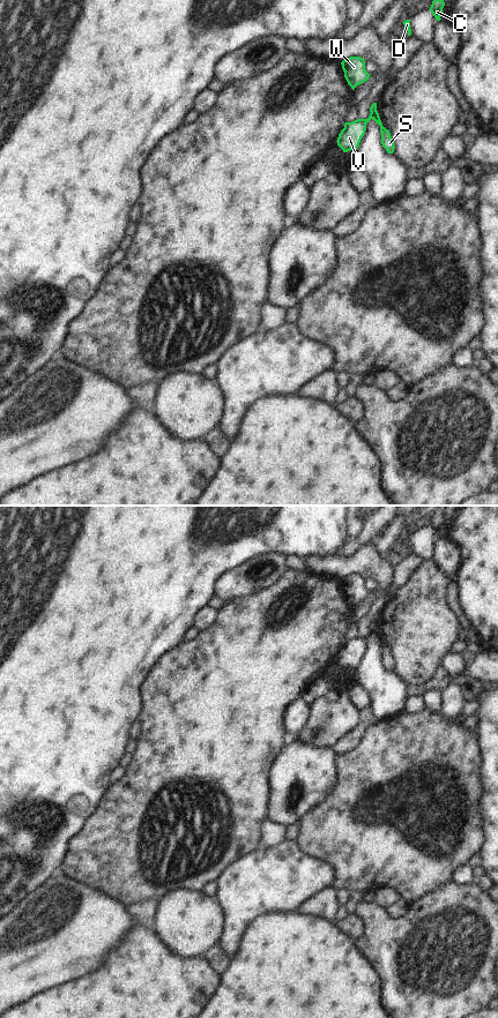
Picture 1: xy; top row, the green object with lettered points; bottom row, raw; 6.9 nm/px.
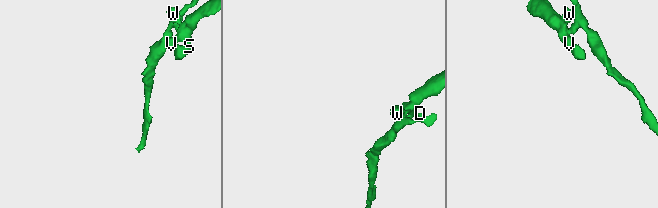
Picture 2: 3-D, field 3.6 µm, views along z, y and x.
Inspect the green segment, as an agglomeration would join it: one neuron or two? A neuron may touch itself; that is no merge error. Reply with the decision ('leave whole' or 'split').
split

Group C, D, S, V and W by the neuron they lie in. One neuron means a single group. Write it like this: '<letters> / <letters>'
C D / S V W

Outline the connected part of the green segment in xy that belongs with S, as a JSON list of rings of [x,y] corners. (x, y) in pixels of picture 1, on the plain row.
[[[378,628],[371,629],[367,636],[357,636],[352,639],[345,639],[344,645],[337,654],[337,663],[348,669],[358,665],[362,654],[366,648],[366,641],[373,636],[379,643],[381,649],[381,661],[388,671],[394,669],[394,659],[388,646],[382,643]]]

